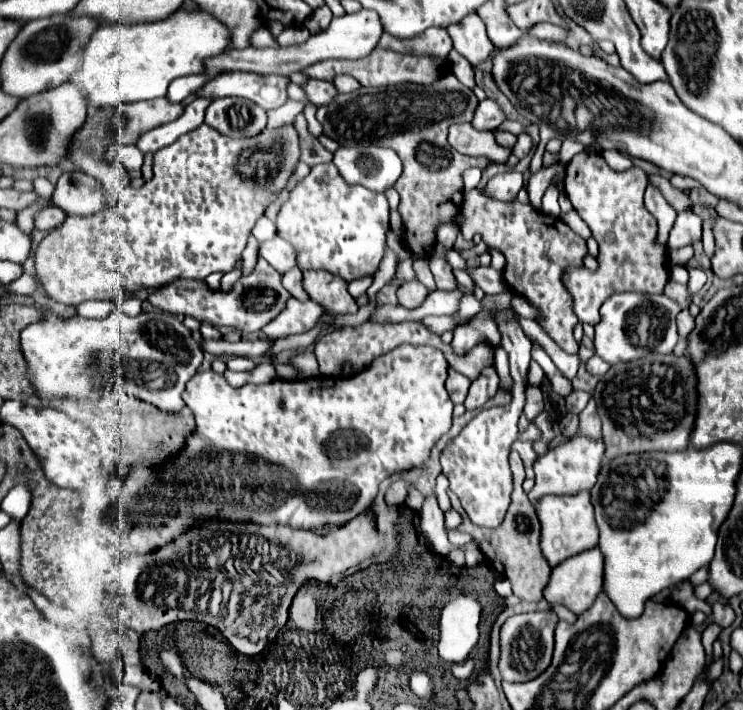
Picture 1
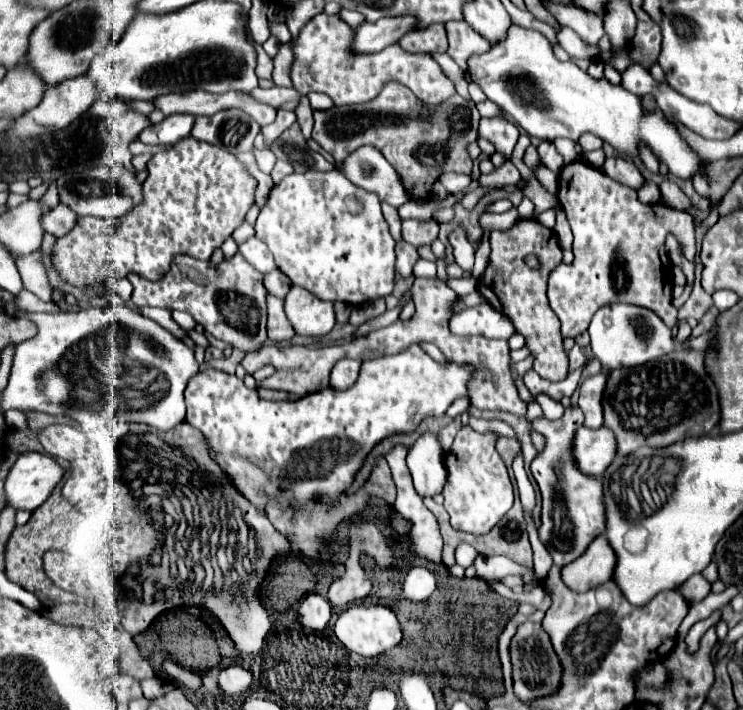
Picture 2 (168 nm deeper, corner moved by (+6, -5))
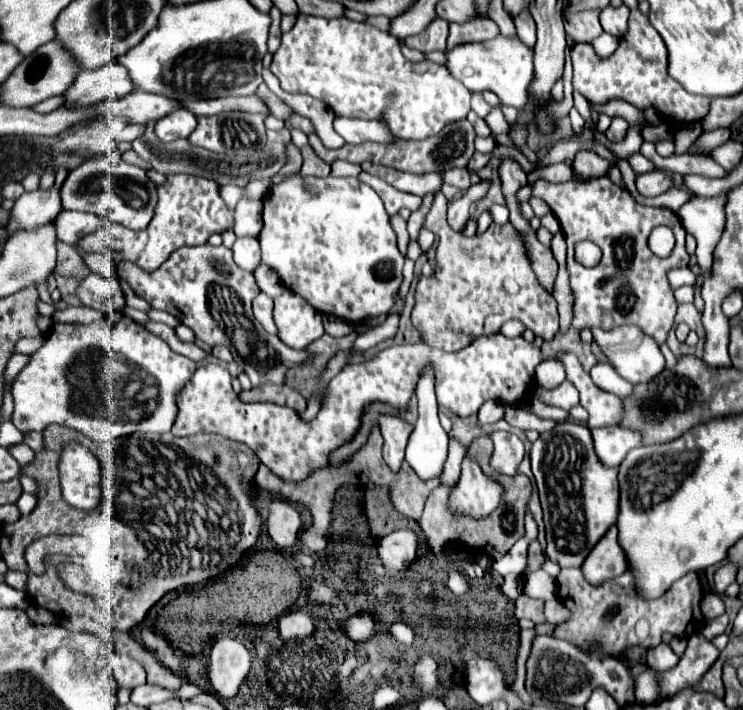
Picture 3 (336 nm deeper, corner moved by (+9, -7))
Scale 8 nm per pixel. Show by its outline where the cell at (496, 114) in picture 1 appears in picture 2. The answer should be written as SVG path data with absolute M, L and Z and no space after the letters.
M481 118L479 136L487 138L505 160L511 160L513 148L519 138L519 129L507 118Z

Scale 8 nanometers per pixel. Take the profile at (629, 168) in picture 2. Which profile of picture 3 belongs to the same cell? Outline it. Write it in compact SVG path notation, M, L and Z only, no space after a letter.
M580 150L574 158L574 172L580 174L580 176L588 176L588 178L600 178L600 176L608 176L608 170L612 168L614 164L600 158L596 152L592 150Z

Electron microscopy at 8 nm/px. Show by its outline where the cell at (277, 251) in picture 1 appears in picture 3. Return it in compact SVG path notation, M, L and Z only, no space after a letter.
M238 238L232 252L234 252L234 262L242 270L254 272L260 266L260 244L256 238Z

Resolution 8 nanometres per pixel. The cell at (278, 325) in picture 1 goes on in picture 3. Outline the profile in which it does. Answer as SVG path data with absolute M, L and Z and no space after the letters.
M260 292L254 298L254 316L260 320L260 324L264 324L264 328L268 330L268 334L276 334L276 324L272 318L272 308L274 308L274 300L270 296L266 296L264 292Z

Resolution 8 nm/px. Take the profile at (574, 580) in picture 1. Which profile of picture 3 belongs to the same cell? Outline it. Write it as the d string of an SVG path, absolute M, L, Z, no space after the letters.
M612 526L606 536L592 548L592 552L586 556L582 564L582 574L588 580L588 584L598 586L610 578L616 578L628 570L626 554L618 546L618 530Z

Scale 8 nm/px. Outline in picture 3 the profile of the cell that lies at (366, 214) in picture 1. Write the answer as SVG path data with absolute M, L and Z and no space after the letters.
M294 174L274 184L262 204L262 262L278 272L284 286L300 294L322 314L334 314L348 322L386 316L402 282L404 256L398 252L396 234L380 196L358 178L314 178Z

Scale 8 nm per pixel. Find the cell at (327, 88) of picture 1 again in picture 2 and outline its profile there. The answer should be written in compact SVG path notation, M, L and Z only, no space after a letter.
M273 86L271 90L253 90L251 96L255 96L263 104L271 104L273 108L283 108L283 110L295 110L299 102L299 94L293 88L277 88Z

